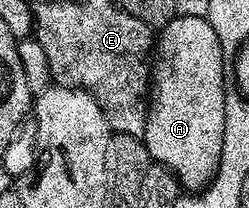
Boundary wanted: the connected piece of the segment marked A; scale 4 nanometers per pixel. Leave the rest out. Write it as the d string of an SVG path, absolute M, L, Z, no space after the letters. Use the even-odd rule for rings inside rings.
M177 16L170 23L166 23L159 30L154 41L154 64L150 69L150 100L148 102L148 122L146 131L142 138L144 145L148 148L148 156L155 164L163 165L176 176L181 186L188 191L203 191L208 184L216 178L216 172L222 159L222 135L226 127L226 103L224 102L224 75L222 43L218 43L218 35L214 35L214 27L210 27L207 17L192 18Z

